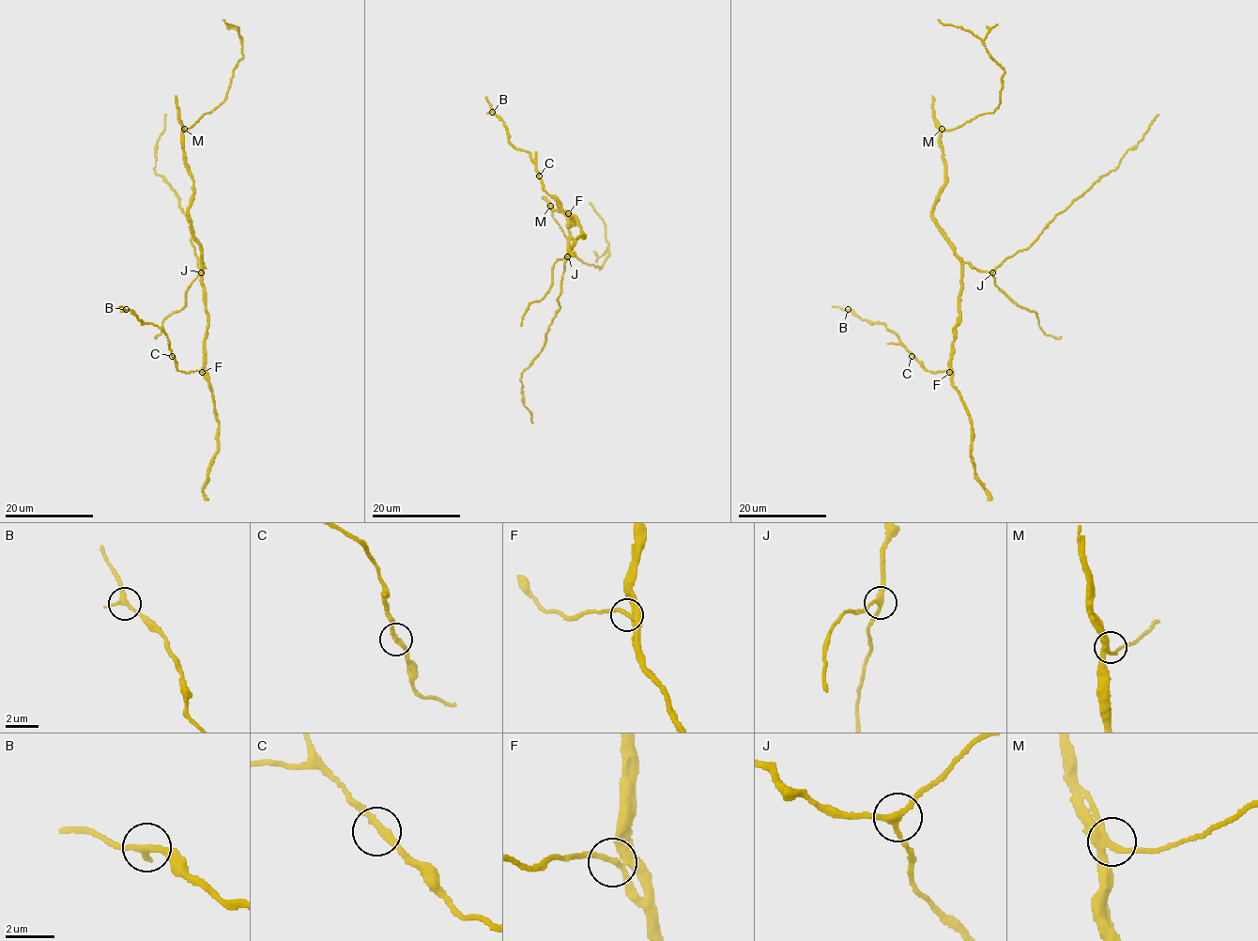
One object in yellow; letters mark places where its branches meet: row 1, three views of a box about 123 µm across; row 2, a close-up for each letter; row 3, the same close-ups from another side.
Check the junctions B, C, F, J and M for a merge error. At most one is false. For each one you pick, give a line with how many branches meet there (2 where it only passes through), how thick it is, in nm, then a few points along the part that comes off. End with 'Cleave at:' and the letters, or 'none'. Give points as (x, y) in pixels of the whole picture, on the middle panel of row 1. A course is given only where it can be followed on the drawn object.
Cleave at: none

